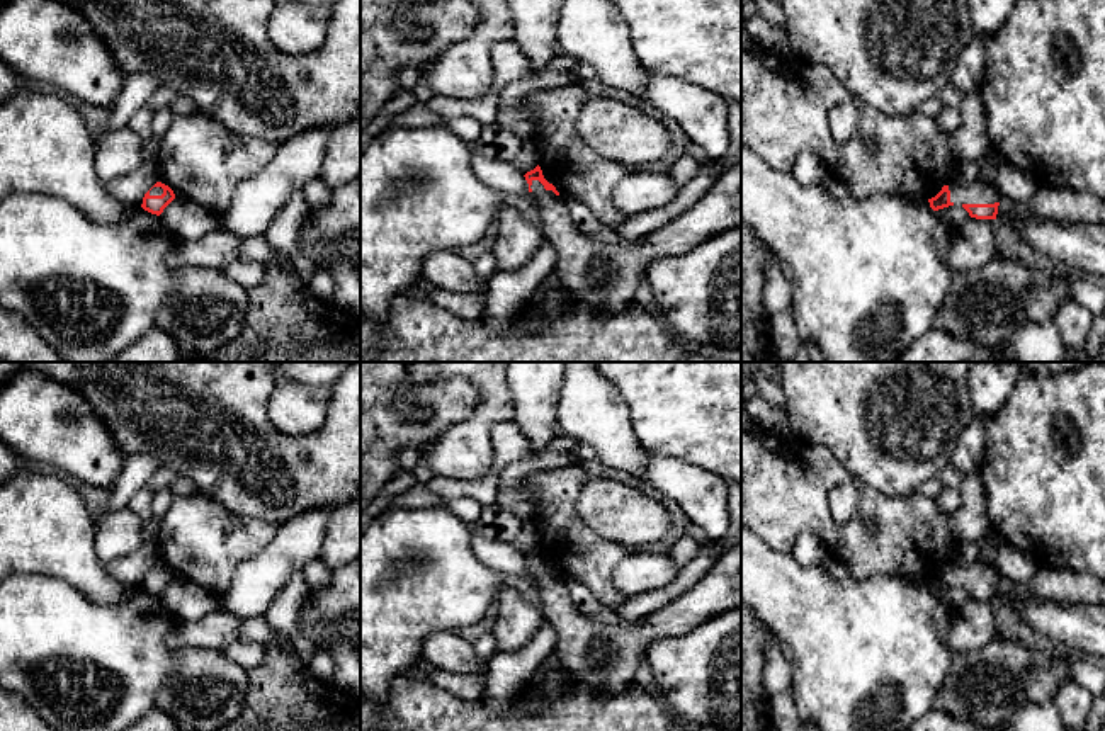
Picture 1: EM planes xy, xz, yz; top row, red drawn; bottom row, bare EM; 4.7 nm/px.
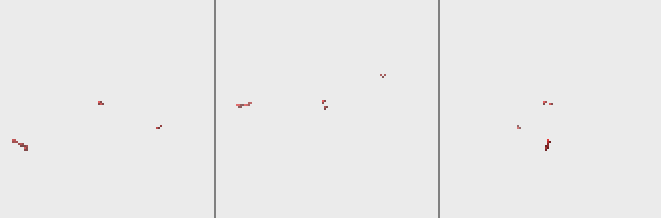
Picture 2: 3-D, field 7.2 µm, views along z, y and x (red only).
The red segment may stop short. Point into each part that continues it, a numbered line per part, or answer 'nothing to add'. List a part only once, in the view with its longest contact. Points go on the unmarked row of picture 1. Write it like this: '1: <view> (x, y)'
1: xz (604, 657)

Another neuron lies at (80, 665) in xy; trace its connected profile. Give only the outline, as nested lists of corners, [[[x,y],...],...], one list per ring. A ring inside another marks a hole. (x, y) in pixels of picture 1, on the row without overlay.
[[[15,573],[0,580],[0,683],[8,692],[19,694],[53,731],[126,731],[155,707],[158,690],[177,668],[178,649],[167,644],[167,636],[178,624],[180,619],[163,605],[160,597],[144,592],[141,586],[129,588],[117,602],[95,604],[61,578]]]

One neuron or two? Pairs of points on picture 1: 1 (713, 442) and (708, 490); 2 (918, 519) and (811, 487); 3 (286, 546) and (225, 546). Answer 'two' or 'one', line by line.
1: two
2: one
3: two

